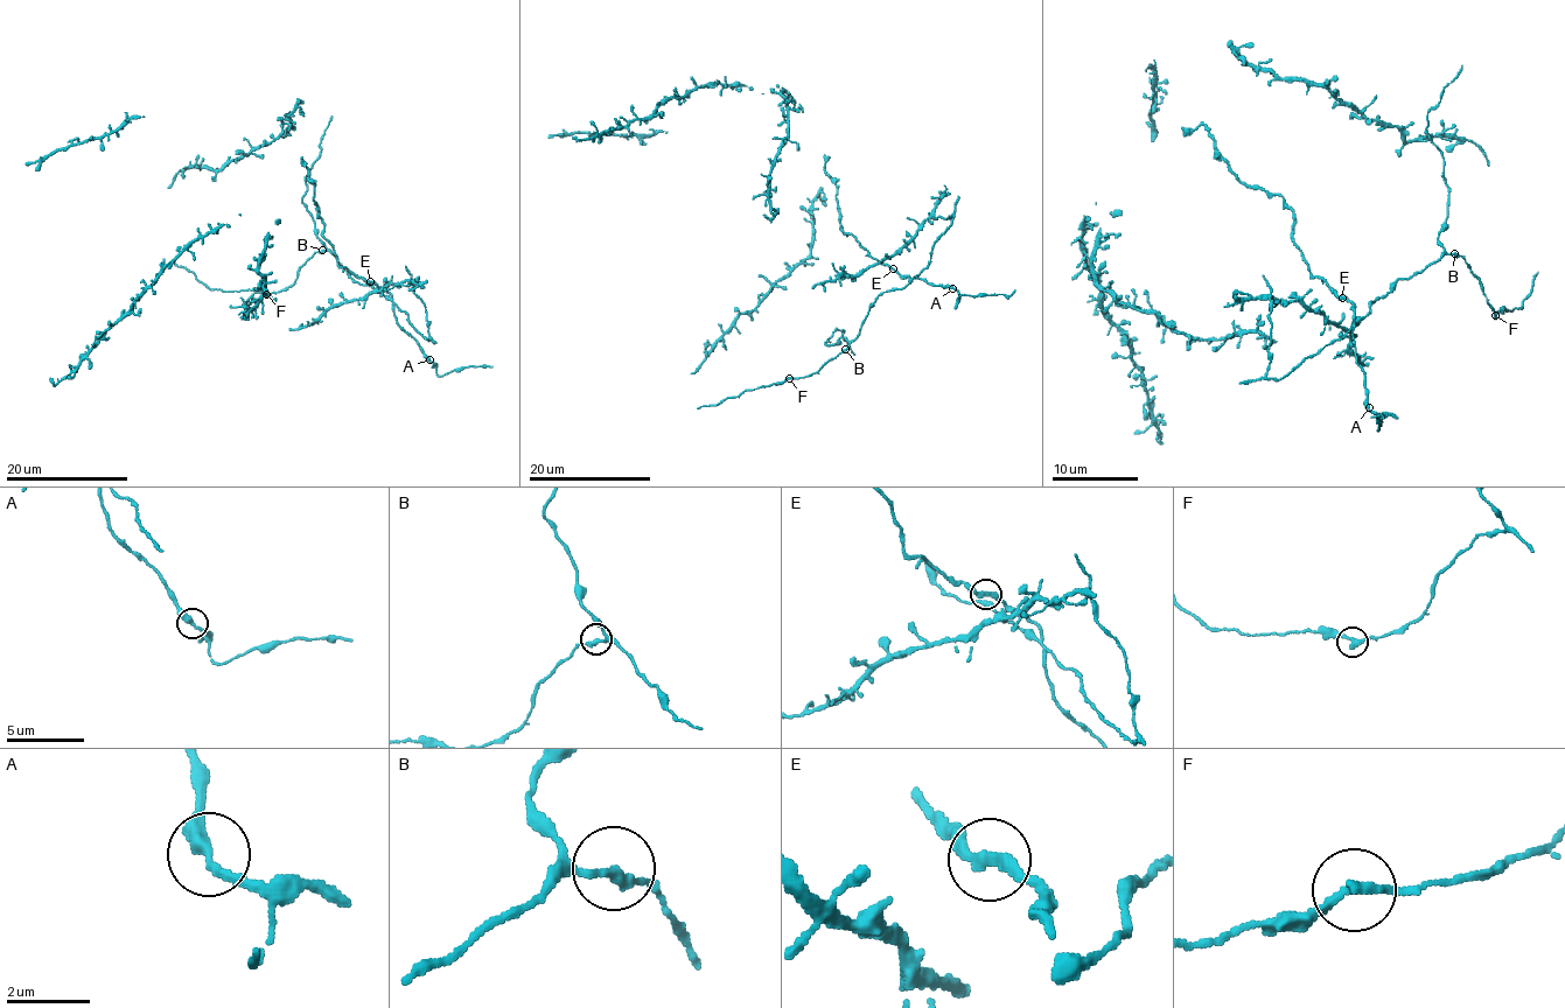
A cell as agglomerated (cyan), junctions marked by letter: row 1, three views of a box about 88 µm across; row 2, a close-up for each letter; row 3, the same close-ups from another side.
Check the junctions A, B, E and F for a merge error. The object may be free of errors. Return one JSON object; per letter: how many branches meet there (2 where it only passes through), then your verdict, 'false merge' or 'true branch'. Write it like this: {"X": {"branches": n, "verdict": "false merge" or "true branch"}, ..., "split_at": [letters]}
{"A": {"branches": 2, "verdict": "true branch"}, "B": {"branches": 2, "verdict": "true branch"}, "E": {"branches": 2, "verdict": "true branch"}, "F": {"branches": 2, "verdict": "true branch"}, "split_at": []}

